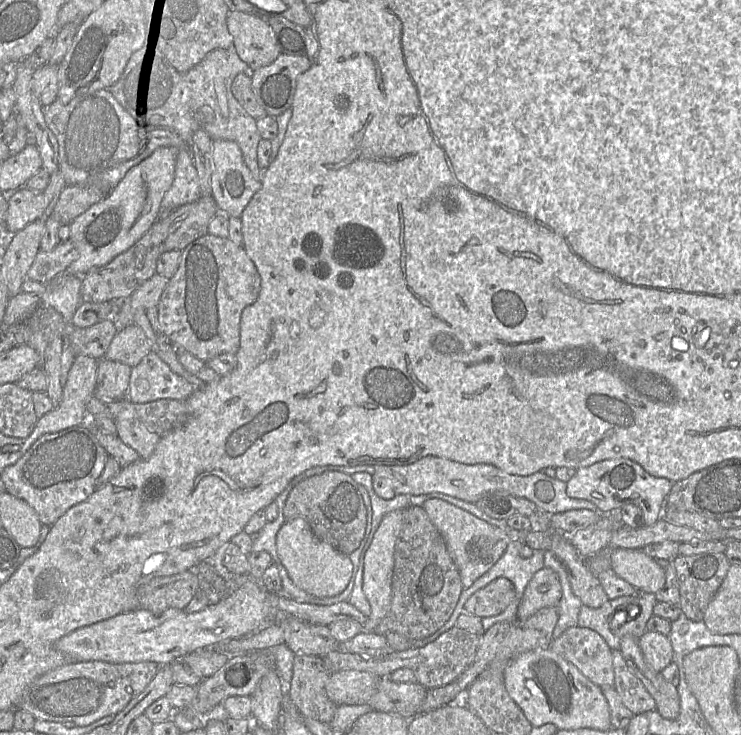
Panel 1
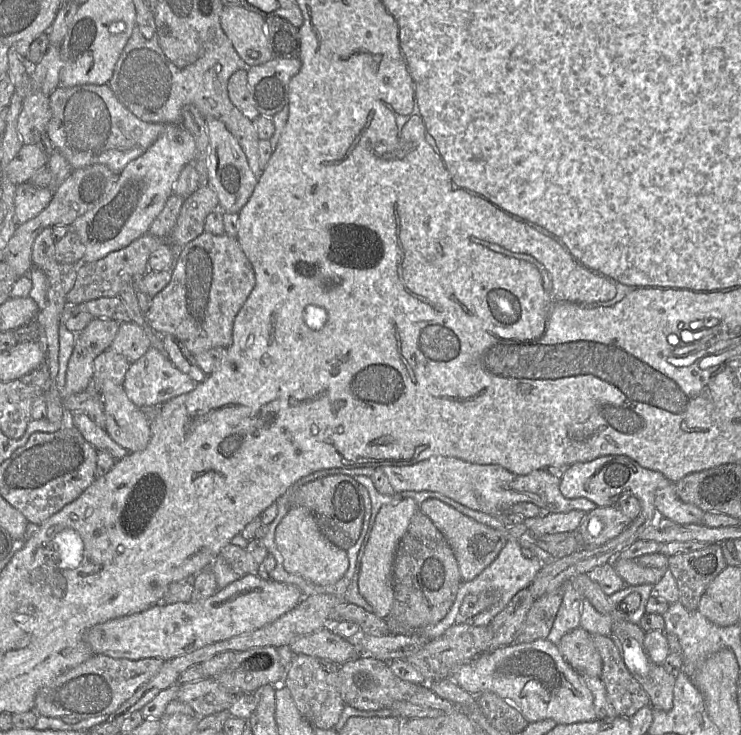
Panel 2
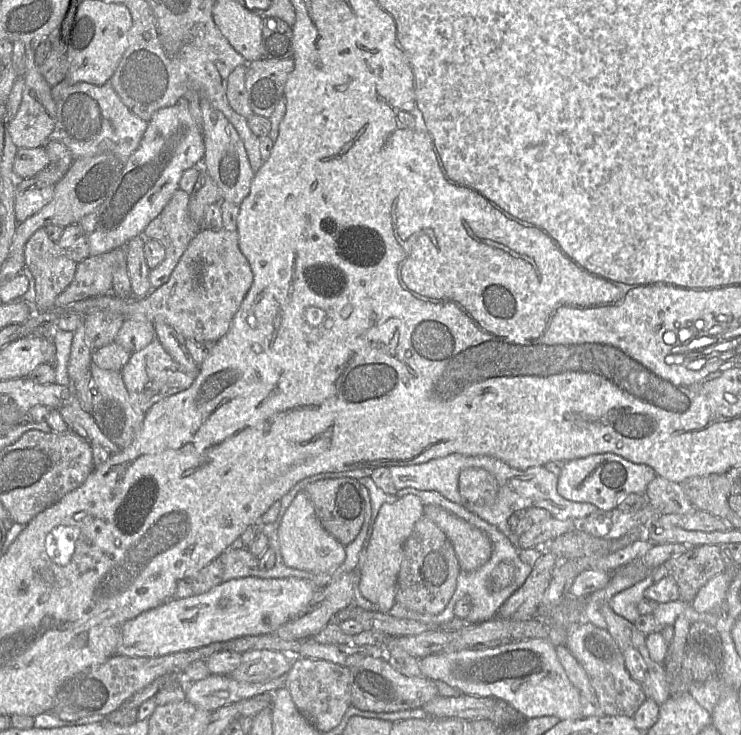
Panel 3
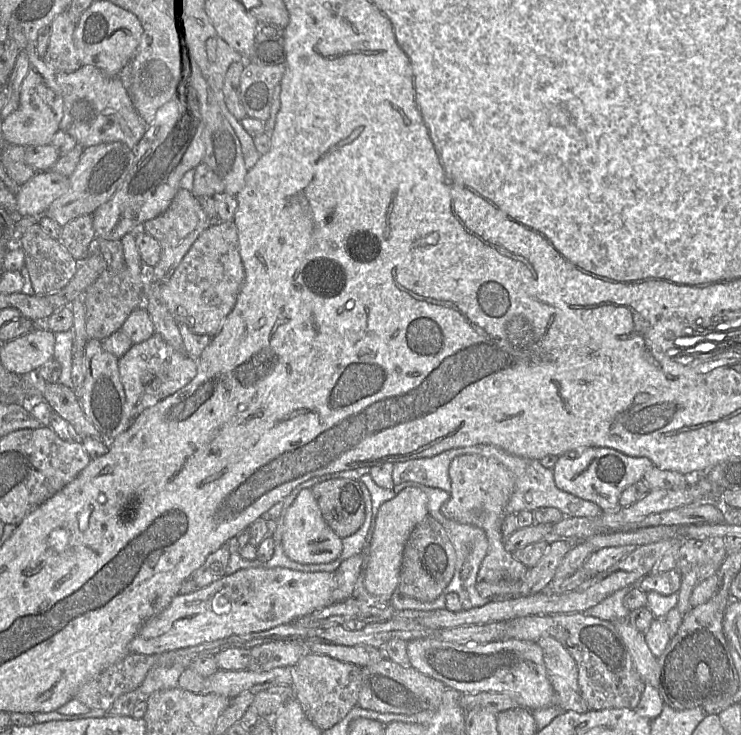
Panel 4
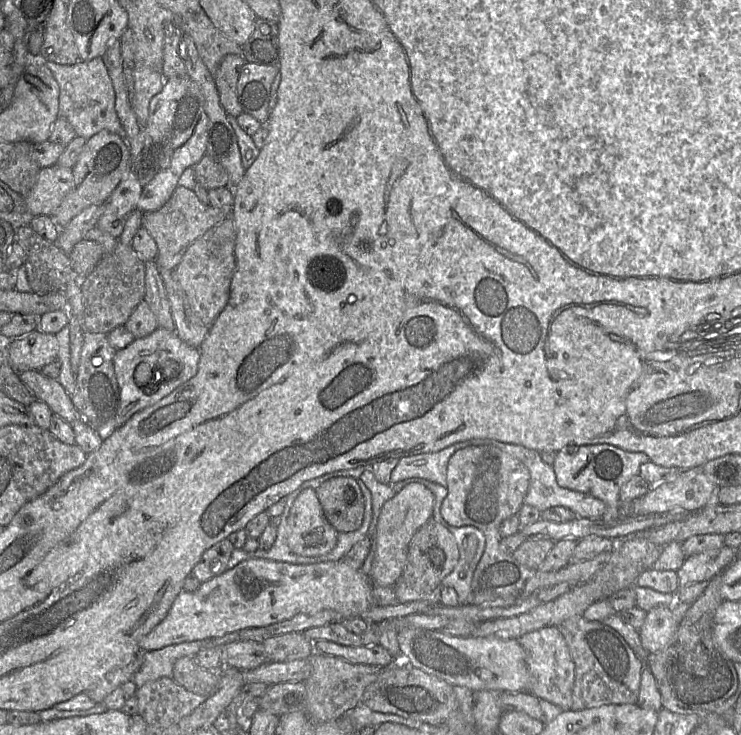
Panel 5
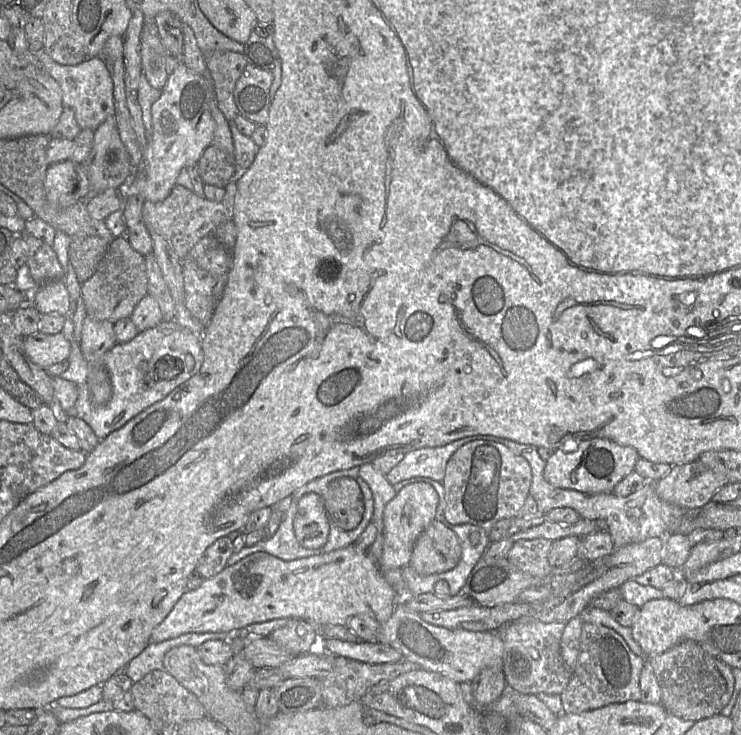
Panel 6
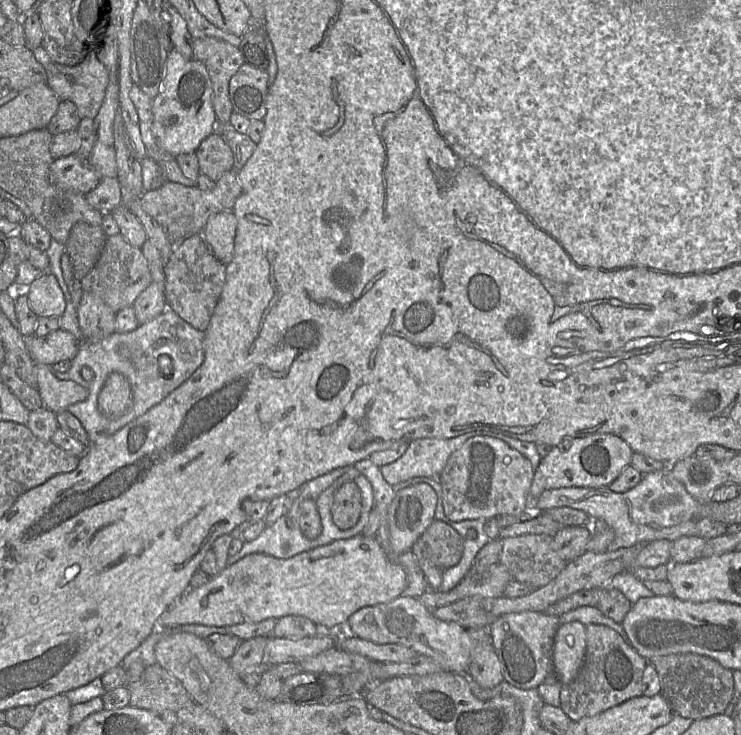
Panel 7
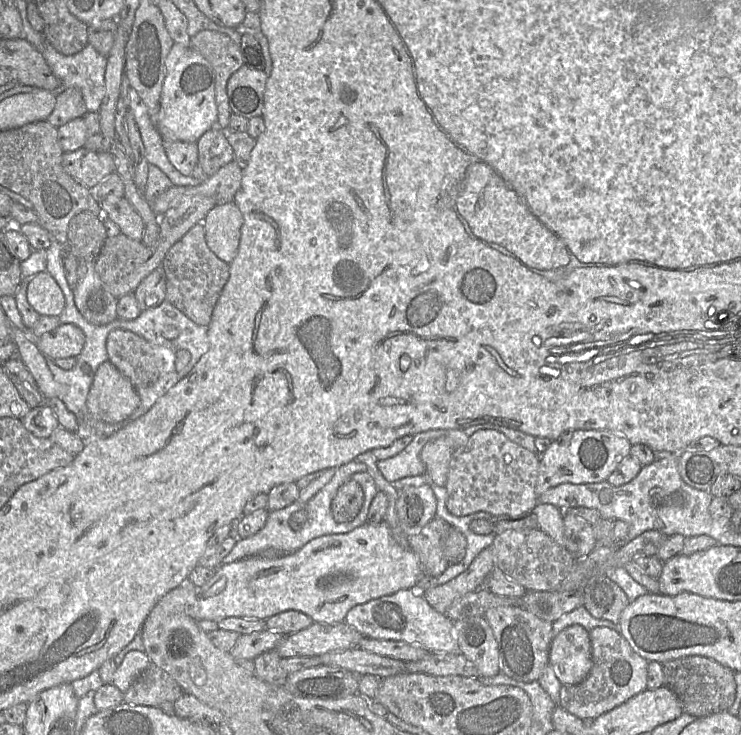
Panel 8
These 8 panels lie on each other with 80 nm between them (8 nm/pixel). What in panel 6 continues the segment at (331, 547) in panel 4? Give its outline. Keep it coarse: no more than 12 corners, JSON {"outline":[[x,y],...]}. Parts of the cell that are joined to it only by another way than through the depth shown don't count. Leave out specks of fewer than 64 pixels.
{"outline":[[303,495],[293,528],[298,543],[322,548],[330,520],[320,495]]}

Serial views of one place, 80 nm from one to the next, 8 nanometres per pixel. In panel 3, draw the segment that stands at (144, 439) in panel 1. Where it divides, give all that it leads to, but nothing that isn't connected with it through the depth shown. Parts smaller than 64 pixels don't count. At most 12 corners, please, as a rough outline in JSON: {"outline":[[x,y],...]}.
{"outline":[[92,362],[90,414],[124,449],[145,413],[131,405],[120,371]]}

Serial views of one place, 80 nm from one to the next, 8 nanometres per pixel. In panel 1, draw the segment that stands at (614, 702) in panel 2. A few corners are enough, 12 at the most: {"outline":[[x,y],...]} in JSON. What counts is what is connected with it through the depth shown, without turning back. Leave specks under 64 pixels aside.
{"outline":[[612,650],[614,689],[634,715],[656,709],[656,702]]}

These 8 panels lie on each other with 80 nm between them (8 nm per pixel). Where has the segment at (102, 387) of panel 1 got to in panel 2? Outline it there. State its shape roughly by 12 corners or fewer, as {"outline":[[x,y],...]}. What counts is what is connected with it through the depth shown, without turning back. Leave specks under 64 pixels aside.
{"outline":[[111,348],[94,358],[98,393],[105,381],[123,385],[130,364]]}

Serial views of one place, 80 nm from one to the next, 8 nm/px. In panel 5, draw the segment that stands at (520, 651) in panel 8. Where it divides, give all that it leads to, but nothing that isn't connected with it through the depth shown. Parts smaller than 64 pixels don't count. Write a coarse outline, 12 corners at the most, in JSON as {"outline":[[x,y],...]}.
{"outline":[[557,626],[519,637],[529,692],[571,710],[575,664]]}

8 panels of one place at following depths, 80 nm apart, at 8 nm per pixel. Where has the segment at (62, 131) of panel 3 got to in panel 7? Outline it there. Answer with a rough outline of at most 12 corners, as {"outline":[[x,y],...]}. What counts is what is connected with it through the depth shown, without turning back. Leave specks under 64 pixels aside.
{"outline":[[32,49],[47,85],[94,119],[109,82],[106,64],[91,51],[72,63]]}

